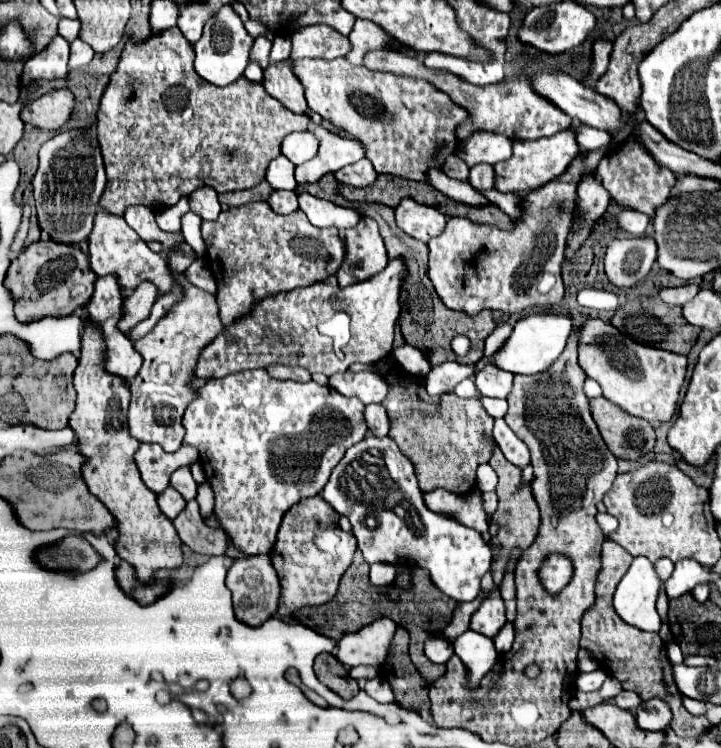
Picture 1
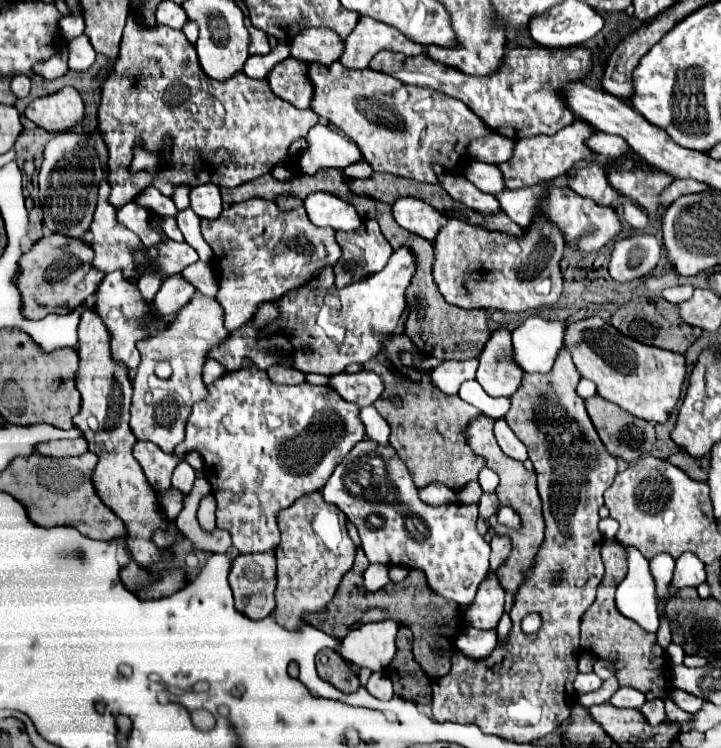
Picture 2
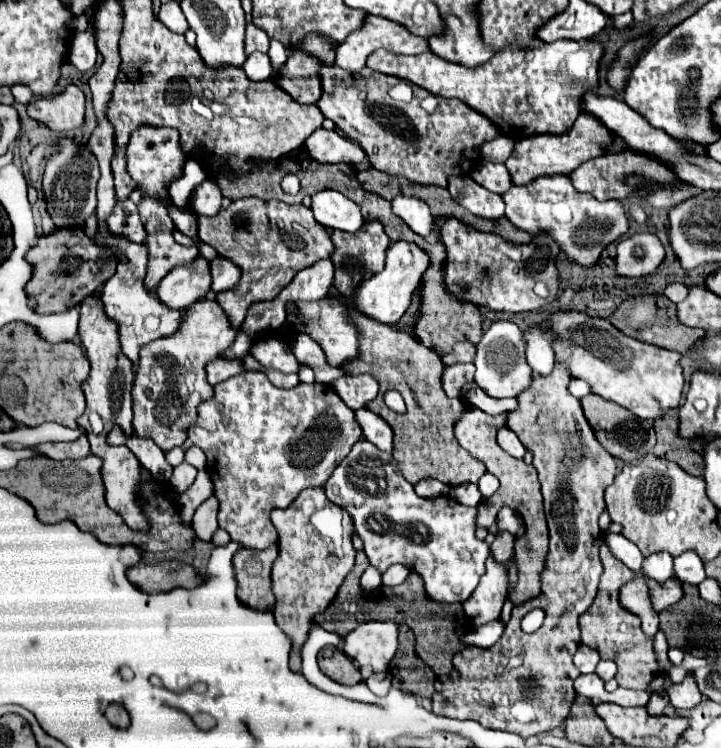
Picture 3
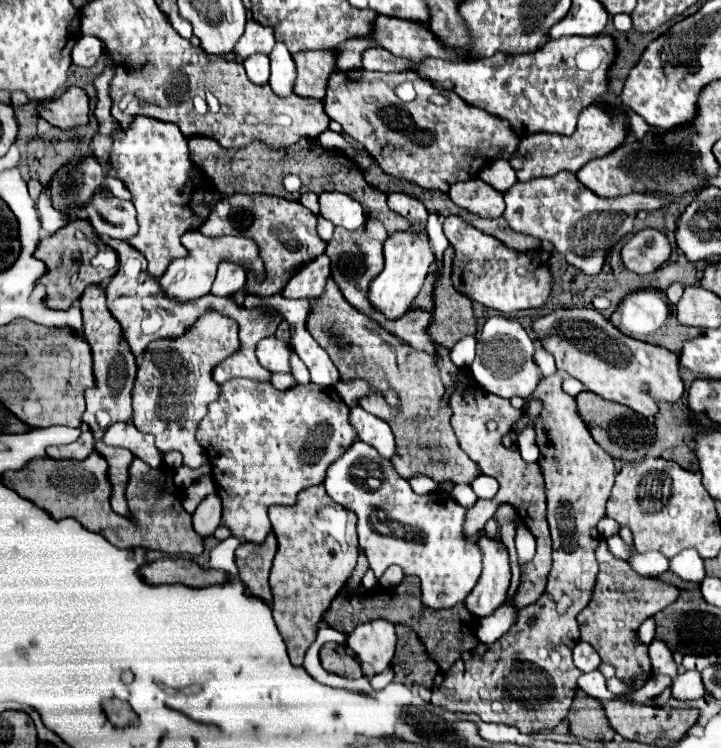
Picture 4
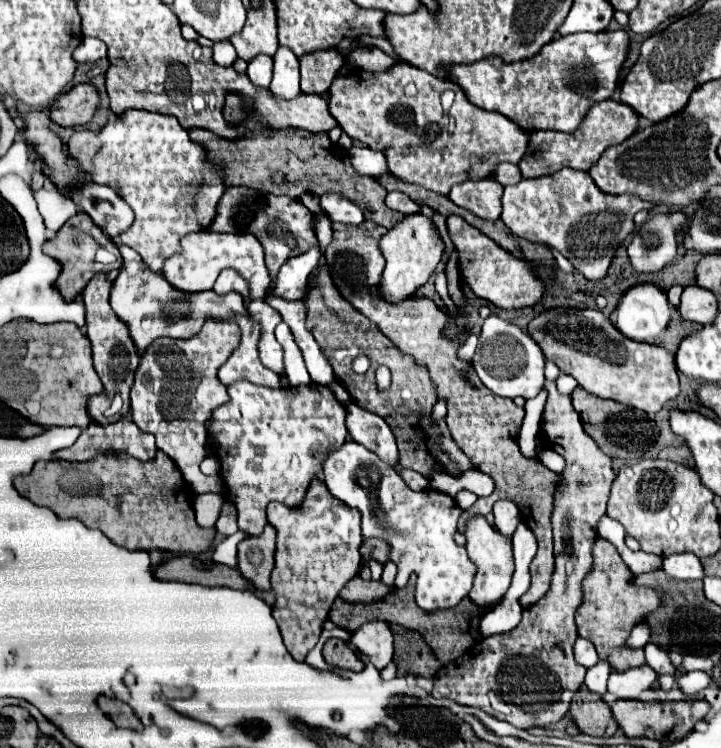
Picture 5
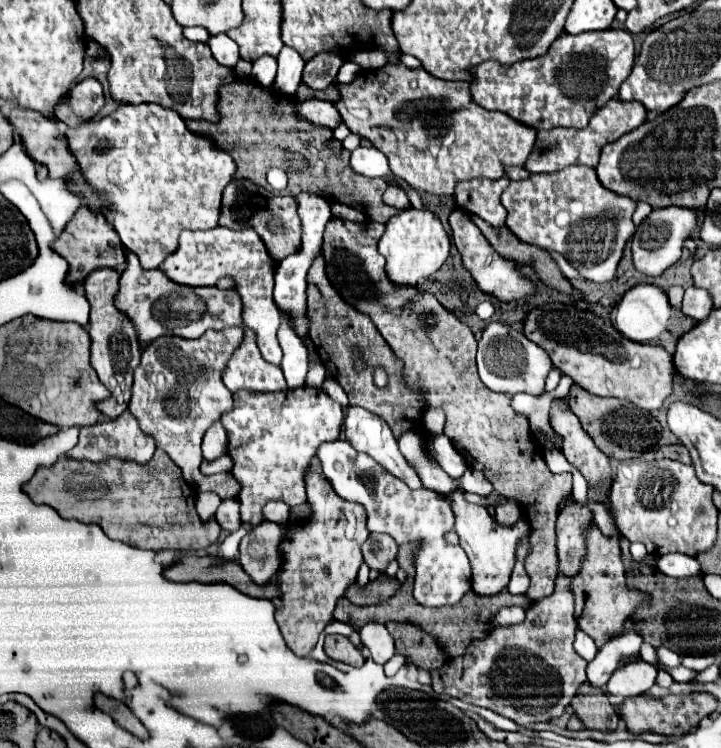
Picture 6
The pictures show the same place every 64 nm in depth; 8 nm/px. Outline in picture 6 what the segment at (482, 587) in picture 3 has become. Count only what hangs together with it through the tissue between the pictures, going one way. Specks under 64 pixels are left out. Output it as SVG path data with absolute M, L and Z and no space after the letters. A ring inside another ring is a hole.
M456 488L450 494L446 494L446 498L452 504L452 512L456 518L454 530L460 538L460 546L464 548L464 552L470 558L470 566L472 566L472 590L476 594L482 596L490 596L490 594L498 594L502 588L508 586L510 574L514 570L516 564L516 548L520 544L522 538L528 536L530 526L526 524L526 518L518 518L518 522L510 528L506 524L500 524L486 506L482 504L470 504L464 498L464 490Z

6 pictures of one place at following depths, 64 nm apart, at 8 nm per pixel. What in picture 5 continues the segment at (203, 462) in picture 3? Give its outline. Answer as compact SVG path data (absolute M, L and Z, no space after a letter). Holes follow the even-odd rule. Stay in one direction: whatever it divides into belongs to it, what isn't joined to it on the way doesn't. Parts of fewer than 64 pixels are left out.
M208 320L206 326L200 330L200 334L192 336L188 340L158 338L142 354L140 366L136 370L134 386L130 390L130 400L132 400L130 414L132 414L134 424L142 432L150 432L150 434L156 436L156 446L176 462L184 480L198 494L204 494L204 492L226 494L226 486L224 486L222 478L204 476L200 472L200 464L207 457L205 444L206 438L208 438L208 428L206 428L206 424L210 422L210 416L212 416L214 408L226 404L228 398L230 398L228 392L226 392L226 386L222 386L222 382L218 380L216 374L218 374L218 368L228 360L230 352L238 346L238 340L240 340L238 324L234 324L234 322L214 322L214 320Z

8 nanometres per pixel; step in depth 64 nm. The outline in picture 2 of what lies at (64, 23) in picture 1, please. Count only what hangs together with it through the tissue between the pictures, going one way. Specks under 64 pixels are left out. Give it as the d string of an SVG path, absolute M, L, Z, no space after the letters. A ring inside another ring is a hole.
M64 16L59 22L60 33L66 41L70 41L84 33L85 22L83 16Z

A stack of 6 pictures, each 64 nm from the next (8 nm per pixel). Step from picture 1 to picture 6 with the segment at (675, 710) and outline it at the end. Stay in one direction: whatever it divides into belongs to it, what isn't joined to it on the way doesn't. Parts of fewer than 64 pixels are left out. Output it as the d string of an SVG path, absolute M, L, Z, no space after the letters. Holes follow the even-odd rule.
M594 524L586 528L586 560L582 560L580 572L572 578L570 590L576 604L576 622L578 628L594 638L598 648L614 634L620 634L622 622L644 602L640 592L628 590L624 584L624 566L620 562L618 536L604 536L602 530Z

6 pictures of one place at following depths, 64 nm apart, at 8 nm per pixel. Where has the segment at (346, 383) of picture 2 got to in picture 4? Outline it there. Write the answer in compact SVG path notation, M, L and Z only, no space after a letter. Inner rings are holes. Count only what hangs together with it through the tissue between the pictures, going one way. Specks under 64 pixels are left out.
M354 380L354 382L350 382L350 384L340 384L340 382L336 382L336 392L340 394L340 398L352 408L354 404L358 404L358 396L362 394L368 394L368 392L372 392L372 388L370 388L370 384L366 382L366 380Z

